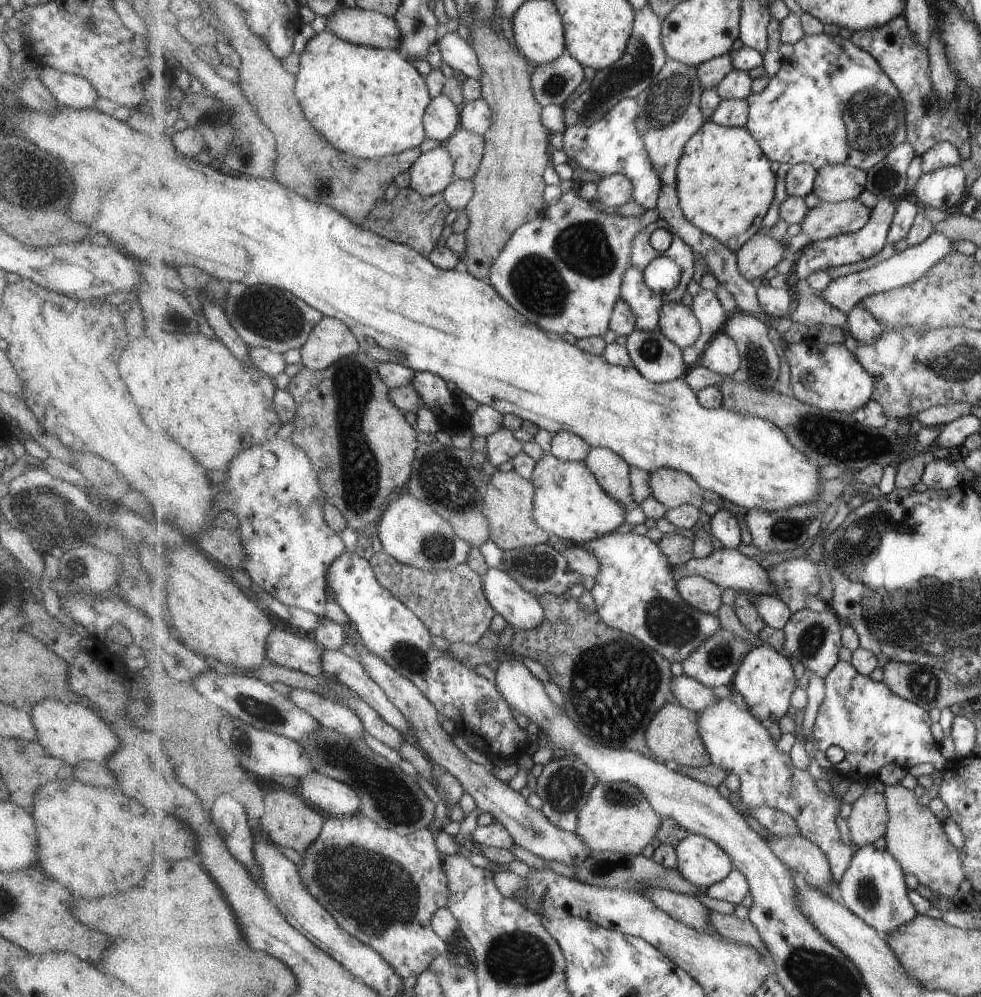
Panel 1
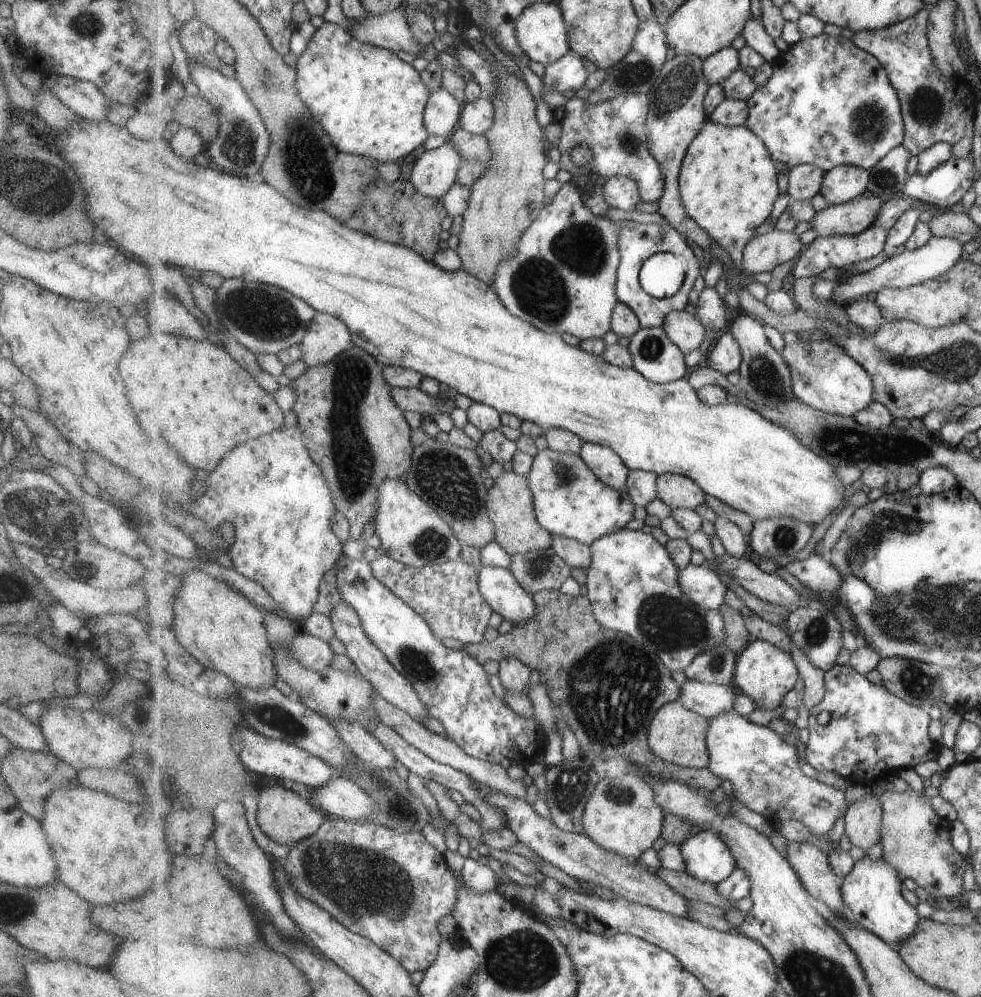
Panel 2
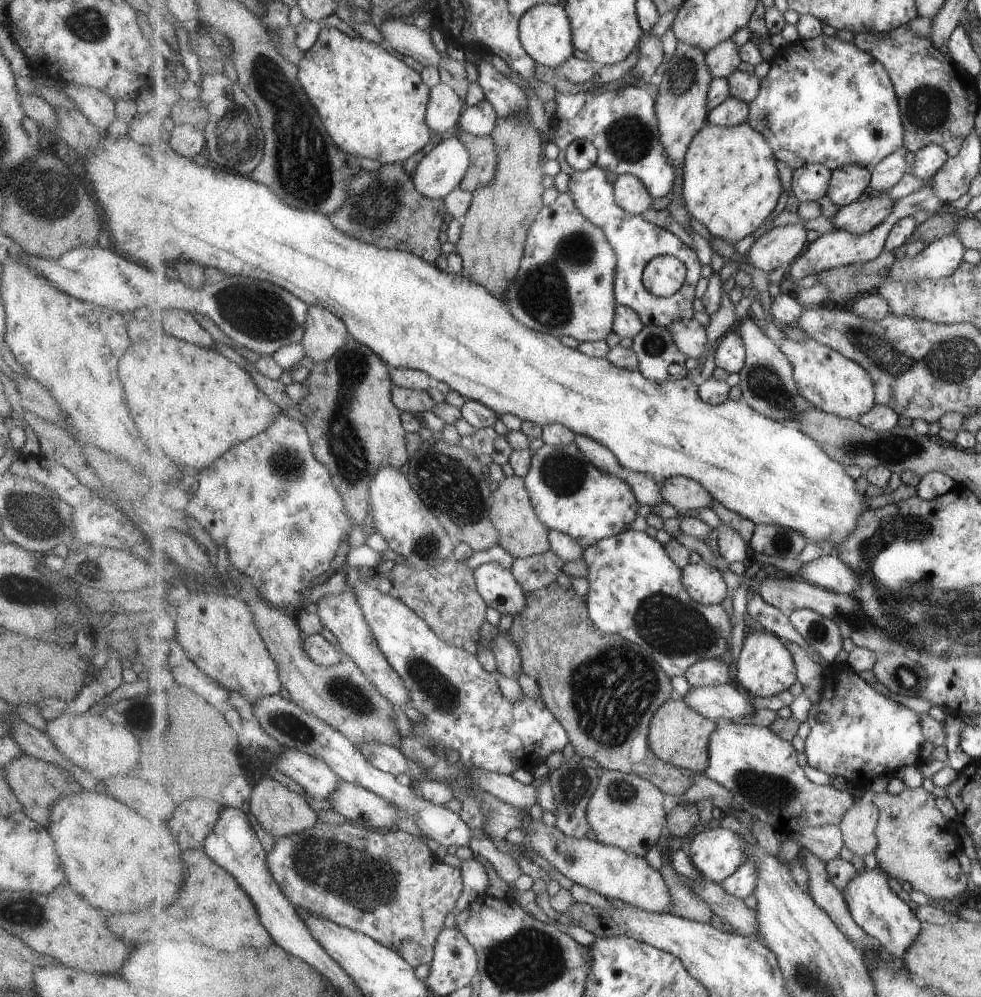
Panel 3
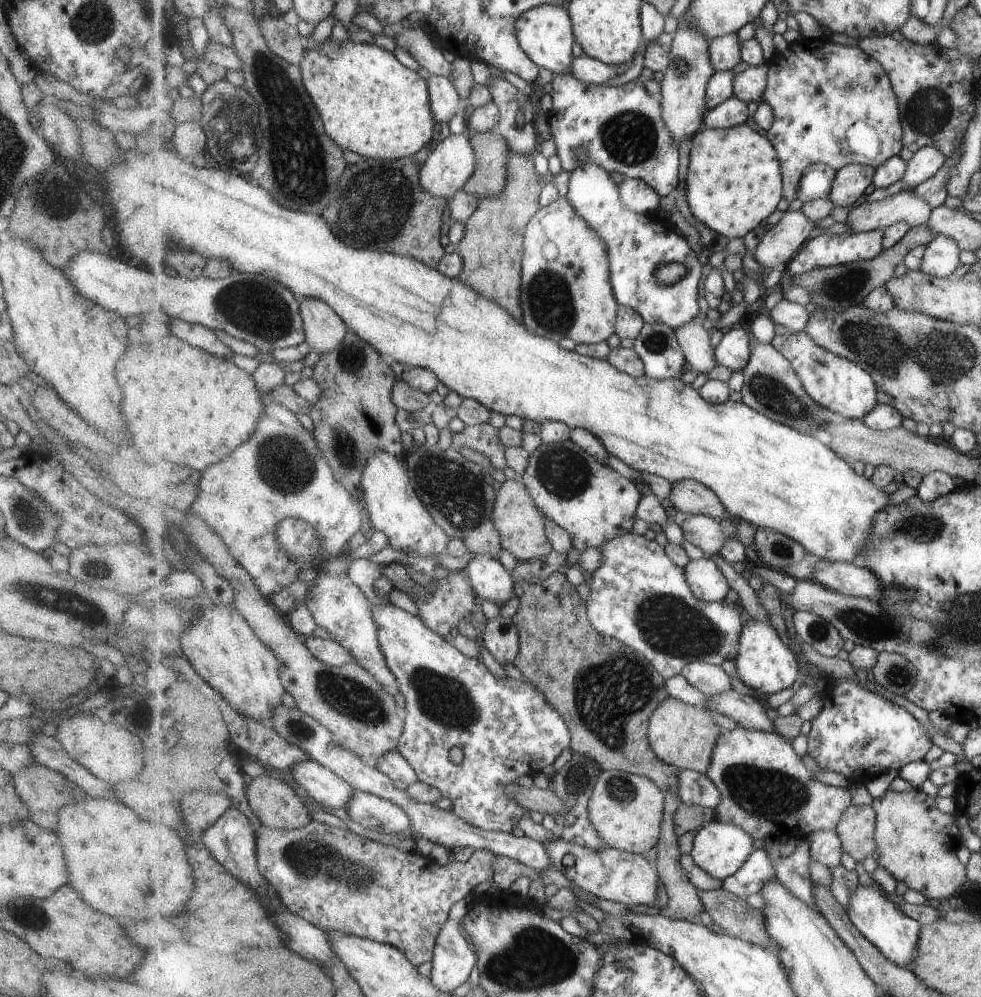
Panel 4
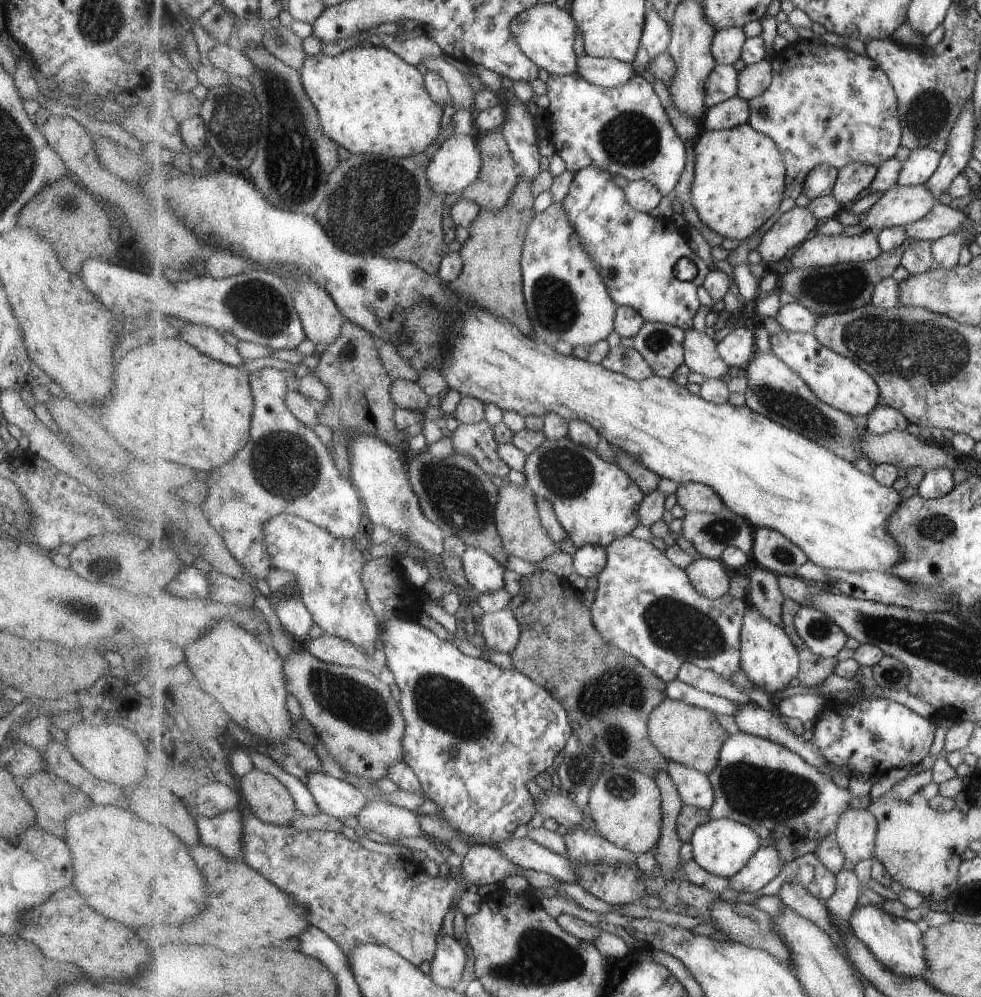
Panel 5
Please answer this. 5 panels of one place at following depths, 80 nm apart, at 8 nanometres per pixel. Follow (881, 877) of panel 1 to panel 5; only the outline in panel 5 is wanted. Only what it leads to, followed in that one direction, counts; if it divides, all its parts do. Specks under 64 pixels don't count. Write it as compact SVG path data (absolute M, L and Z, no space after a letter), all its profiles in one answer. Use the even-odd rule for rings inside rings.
M870 903L856 907L848 922L852 931L888 969L906 977L924 978L925 969L928 969L928 959L923 941L925 927L922 924L896 917L878 904Z

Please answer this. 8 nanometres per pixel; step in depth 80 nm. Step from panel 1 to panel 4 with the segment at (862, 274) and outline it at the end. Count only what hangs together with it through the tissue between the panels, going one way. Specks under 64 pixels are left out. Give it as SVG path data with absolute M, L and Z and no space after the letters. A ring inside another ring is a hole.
M947 235L935 237L928 244L923 262L919 271L923 271L934 277L946 277L953 274L959 265L959 248L957 241Z

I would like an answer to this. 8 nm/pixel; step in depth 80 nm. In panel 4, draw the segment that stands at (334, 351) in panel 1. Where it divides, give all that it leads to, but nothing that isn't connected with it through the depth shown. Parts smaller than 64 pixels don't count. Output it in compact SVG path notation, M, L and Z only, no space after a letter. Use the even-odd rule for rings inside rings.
M301 296L299 299L304 318L306 344L321 355L335 350L344 341L349 330L344 318L321 299Z

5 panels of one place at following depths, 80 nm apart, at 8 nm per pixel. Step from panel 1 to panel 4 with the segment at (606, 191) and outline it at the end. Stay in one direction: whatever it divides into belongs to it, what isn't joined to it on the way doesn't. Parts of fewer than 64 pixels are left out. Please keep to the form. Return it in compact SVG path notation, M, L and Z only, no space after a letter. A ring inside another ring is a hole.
M626 177L619 186L624 205L633 212L655 215L661 206L660 194L643 179Z

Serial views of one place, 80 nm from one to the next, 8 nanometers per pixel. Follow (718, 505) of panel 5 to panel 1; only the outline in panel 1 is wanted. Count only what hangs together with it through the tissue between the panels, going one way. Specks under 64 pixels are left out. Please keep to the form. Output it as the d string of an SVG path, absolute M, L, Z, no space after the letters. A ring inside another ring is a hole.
M667 467L655 469L651 474L652 496L667 509L684 504L703 506L704 488L693 475Z

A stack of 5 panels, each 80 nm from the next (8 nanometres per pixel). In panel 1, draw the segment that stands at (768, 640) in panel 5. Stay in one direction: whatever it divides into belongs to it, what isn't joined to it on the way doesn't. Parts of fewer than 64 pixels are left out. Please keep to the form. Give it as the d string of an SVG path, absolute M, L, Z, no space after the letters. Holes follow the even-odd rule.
M767 645L753 647L743 659L733 680L732 690L739 692L750 712L759 720L781 720L791 708L791 696L797 690L797 676L793 664L781 652L771 650Z

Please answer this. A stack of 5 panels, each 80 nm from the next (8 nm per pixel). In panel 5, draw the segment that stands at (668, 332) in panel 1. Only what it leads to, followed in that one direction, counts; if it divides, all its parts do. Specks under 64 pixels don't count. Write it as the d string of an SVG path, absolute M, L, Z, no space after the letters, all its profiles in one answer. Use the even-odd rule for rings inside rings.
M691 329L687 331L685 340L686 365L692 372L705 376L706 379L723 379L727 381L735 375L720 355L718 343L705 331Z

